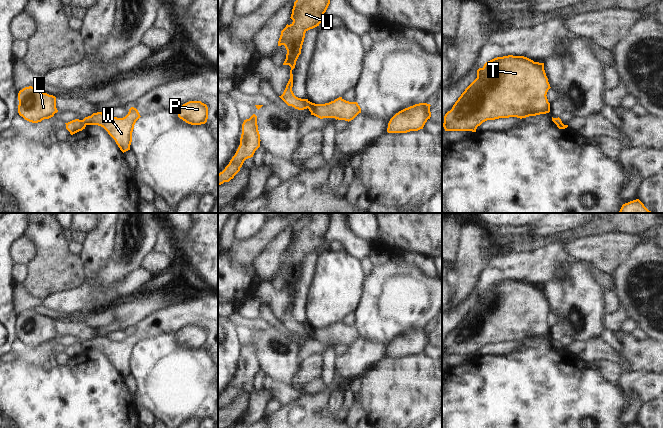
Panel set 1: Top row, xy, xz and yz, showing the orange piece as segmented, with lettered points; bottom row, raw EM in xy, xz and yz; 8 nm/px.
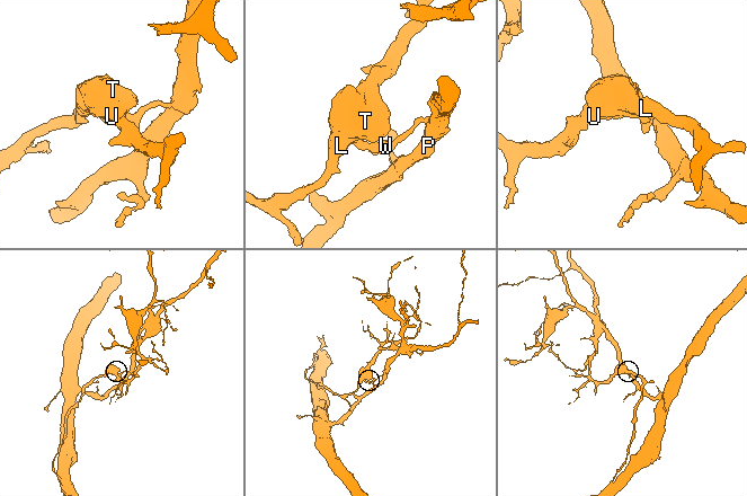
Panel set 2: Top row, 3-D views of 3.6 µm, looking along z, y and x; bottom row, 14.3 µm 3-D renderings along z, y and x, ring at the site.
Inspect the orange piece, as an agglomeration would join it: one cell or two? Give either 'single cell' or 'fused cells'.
fused cells

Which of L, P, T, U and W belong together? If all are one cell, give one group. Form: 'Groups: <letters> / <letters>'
Groups: L T U / P W.

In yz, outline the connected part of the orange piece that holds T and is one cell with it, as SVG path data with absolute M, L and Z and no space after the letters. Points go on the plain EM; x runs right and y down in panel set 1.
M524 280L494 282L477 294L477 302L465 313L452 333L444 340L445 355L472 355L487 344L499 342L526 342L550 336L547 316L550 308L544 287Z

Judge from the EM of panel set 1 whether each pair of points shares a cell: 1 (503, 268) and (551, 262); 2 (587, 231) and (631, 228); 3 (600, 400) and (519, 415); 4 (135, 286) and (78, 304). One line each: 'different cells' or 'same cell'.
1: same cell
2: same cell
3: same cell
4: same cell

